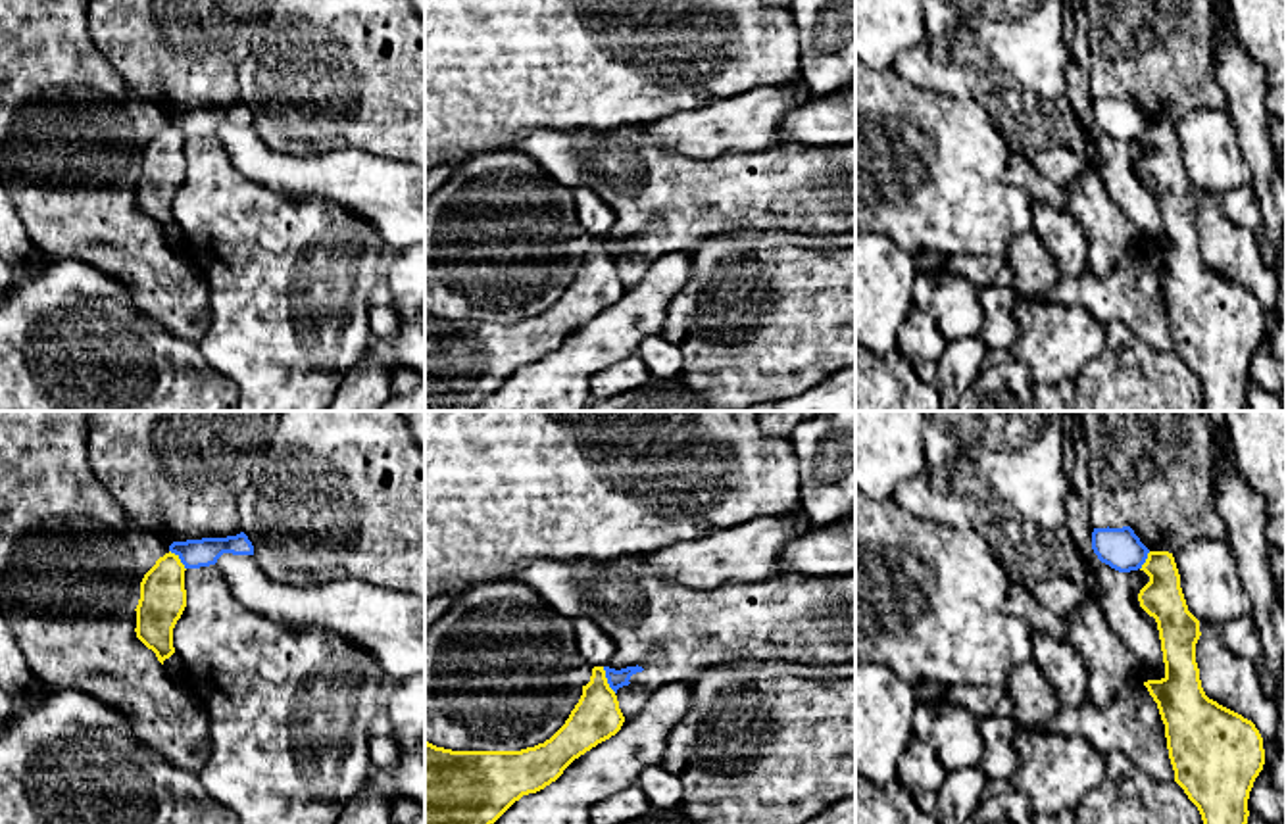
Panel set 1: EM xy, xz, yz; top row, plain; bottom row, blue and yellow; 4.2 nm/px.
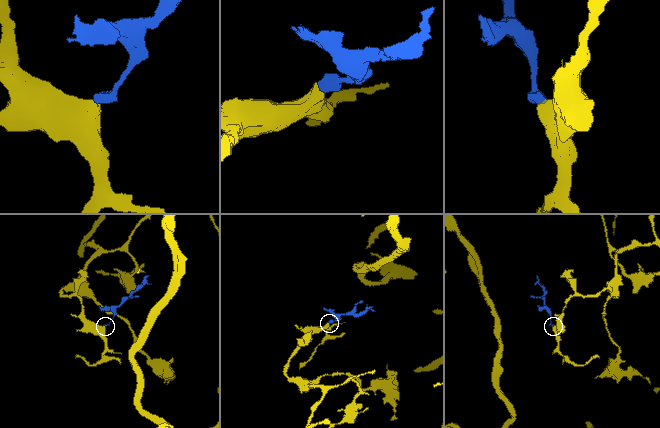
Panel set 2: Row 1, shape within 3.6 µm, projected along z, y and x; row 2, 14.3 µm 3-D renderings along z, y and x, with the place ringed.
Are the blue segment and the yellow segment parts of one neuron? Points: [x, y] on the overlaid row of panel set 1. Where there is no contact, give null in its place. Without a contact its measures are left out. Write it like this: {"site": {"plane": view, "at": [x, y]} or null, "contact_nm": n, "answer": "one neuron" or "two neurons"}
{"site": {"plane": "xz", "at": [608, 680]}, "contact_nm": 130, "answer": "two neurons"}

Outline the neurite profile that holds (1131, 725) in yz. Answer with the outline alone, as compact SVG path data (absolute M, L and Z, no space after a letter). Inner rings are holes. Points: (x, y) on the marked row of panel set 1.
M1144 684L1119 693L1105 707L1061 707L1046 728L1080 736L1103 757L1119 751L1161 784L1175 780L1161 715Z

